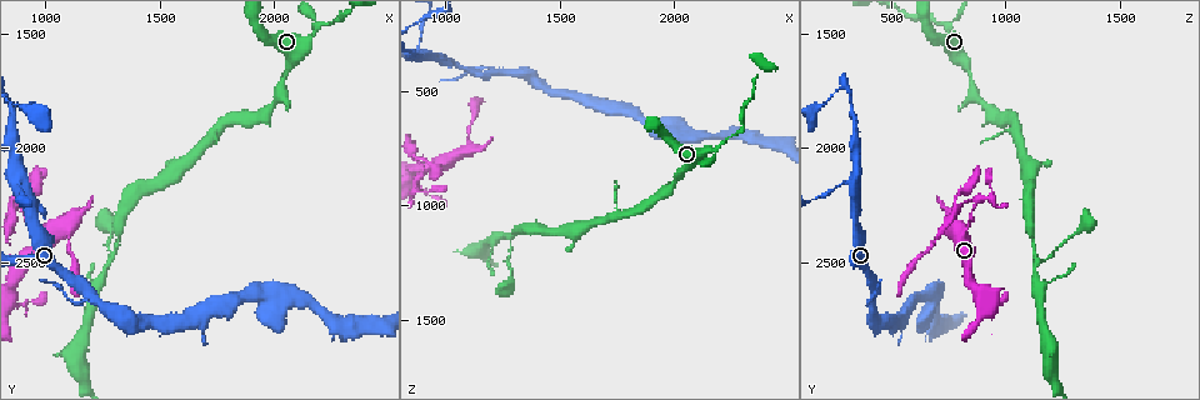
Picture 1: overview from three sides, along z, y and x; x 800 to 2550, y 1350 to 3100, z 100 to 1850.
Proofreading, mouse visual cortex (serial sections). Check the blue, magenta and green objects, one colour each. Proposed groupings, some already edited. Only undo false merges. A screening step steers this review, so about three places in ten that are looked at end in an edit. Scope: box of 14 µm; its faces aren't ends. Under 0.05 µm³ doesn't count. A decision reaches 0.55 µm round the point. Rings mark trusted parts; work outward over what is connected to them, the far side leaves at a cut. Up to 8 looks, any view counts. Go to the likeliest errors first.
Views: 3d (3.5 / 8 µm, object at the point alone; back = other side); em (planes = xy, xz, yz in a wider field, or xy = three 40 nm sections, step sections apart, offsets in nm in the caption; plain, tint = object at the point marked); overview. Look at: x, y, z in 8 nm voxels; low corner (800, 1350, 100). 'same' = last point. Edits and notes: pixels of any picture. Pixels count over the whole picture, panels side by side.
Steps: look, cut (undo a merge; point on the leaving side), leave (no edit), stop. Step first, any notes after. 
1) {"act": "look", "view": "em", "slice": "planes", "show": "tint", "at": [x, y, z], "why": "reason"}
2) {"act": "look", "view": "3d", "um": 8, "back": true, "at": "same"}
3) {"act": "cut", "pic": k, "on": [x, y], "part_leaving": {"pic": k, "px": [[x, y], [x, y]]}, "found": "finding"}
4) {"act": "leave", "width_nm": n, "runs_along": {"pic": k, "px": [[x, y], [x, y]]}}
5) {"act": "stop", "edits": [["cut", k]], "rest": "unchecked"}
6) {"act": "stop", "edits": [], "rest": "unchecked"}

{"act": "look", "view": "3d", "um": 3.5, "at": [2190, 1480, 750], "why": "a fork"}

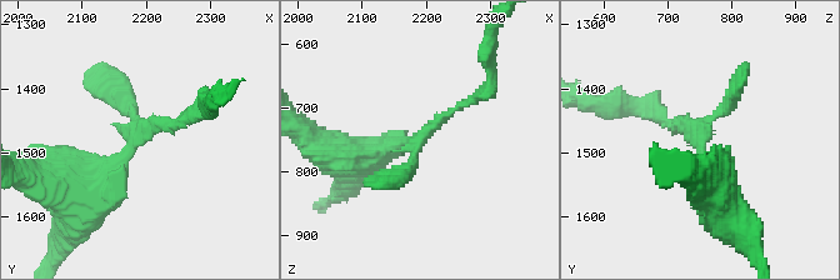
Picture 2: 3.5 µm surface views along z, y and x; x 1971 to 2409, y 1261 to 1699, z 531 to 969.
{"act": "look", "view": "em", "slice": "xy", "step": 1, "show": "tint", "at": [2190, 1470, 745]}

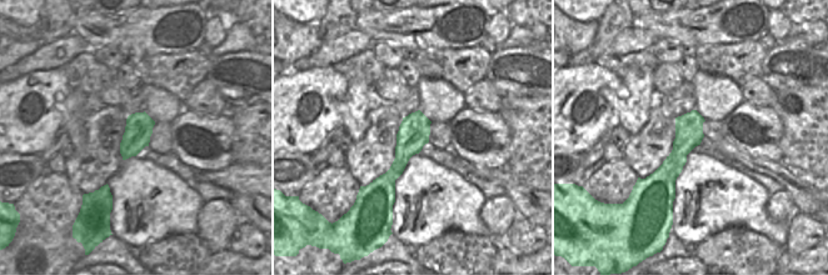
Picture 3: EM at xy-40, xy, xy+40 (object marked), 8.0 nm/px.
{"act": "leave", "runs_along": {"pic": 3, "px": [[694, 114], [669, 170], [671, 198]]}, "found": "all the same cell"}

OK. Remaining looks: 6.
{"act": "look", "view": "3d", "um": 3.5, "at": [1290, 2490, 1140], "why": "narrows sharply"}

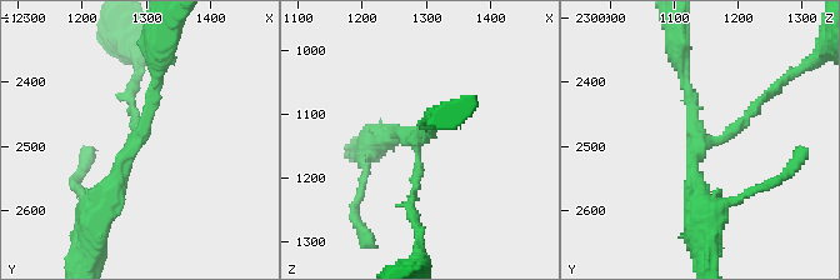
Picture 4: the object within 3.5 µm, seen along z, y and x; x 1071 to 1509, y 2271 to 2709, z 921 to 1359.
{"act": "look", "view": "em", "slice": "xy", "step": 3, "show": "tint", "at": [1295, 2480, 1135], "arms": 3, "arm_widths_nm": [150, 150, 250], "why": "need the tissue"}

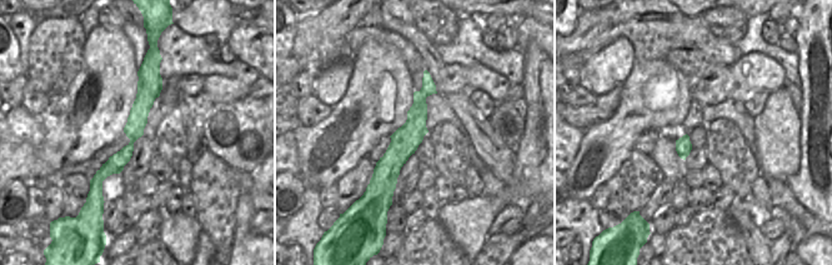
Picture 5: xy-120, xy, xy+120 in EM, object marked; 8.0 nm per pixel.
{"act": "look", "view": "em", "slice": "xy", "step": 1, "show": "tint", "at": "same"}

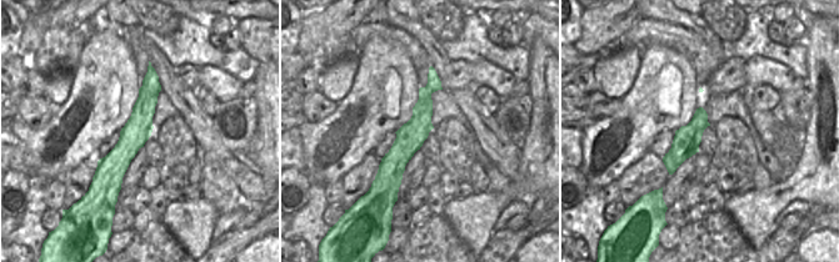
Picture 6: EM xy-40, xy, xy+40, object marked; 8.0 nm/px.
{"act": "leave", "runs_along": {"pic": 6, "px": [[150, 70], [140, 125], [100, 181]]}, "found": "one cell here"}

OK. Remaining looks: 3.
{"act": "look", "view": "3d", "um": 3.5, "at": [1090, 2350, 750], "why": "branch point"}

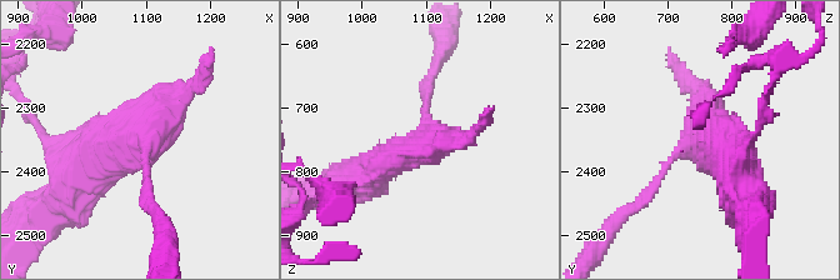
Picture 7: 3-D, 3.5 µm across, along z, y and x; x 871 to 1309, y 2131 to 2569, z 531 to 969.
{"act": "look", "view": "em", "slice": "xy", "step": 5, "show": "tint", "at": [1090, 2355, 755], "why": "need the tissue"}

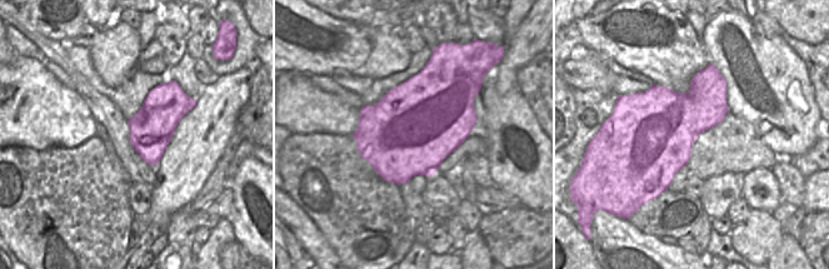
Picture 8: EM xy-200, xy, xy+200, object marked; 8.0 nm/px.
{"act": "leave", "width_nm": 700, "runs_along": {"pic": 7, "px": [[355, 176], [428, 138], [428, 90]]}, "found": "all the same cell"}

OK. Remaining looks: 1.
{"act": "stop", "edits": [], "rest": "unchecked"}

